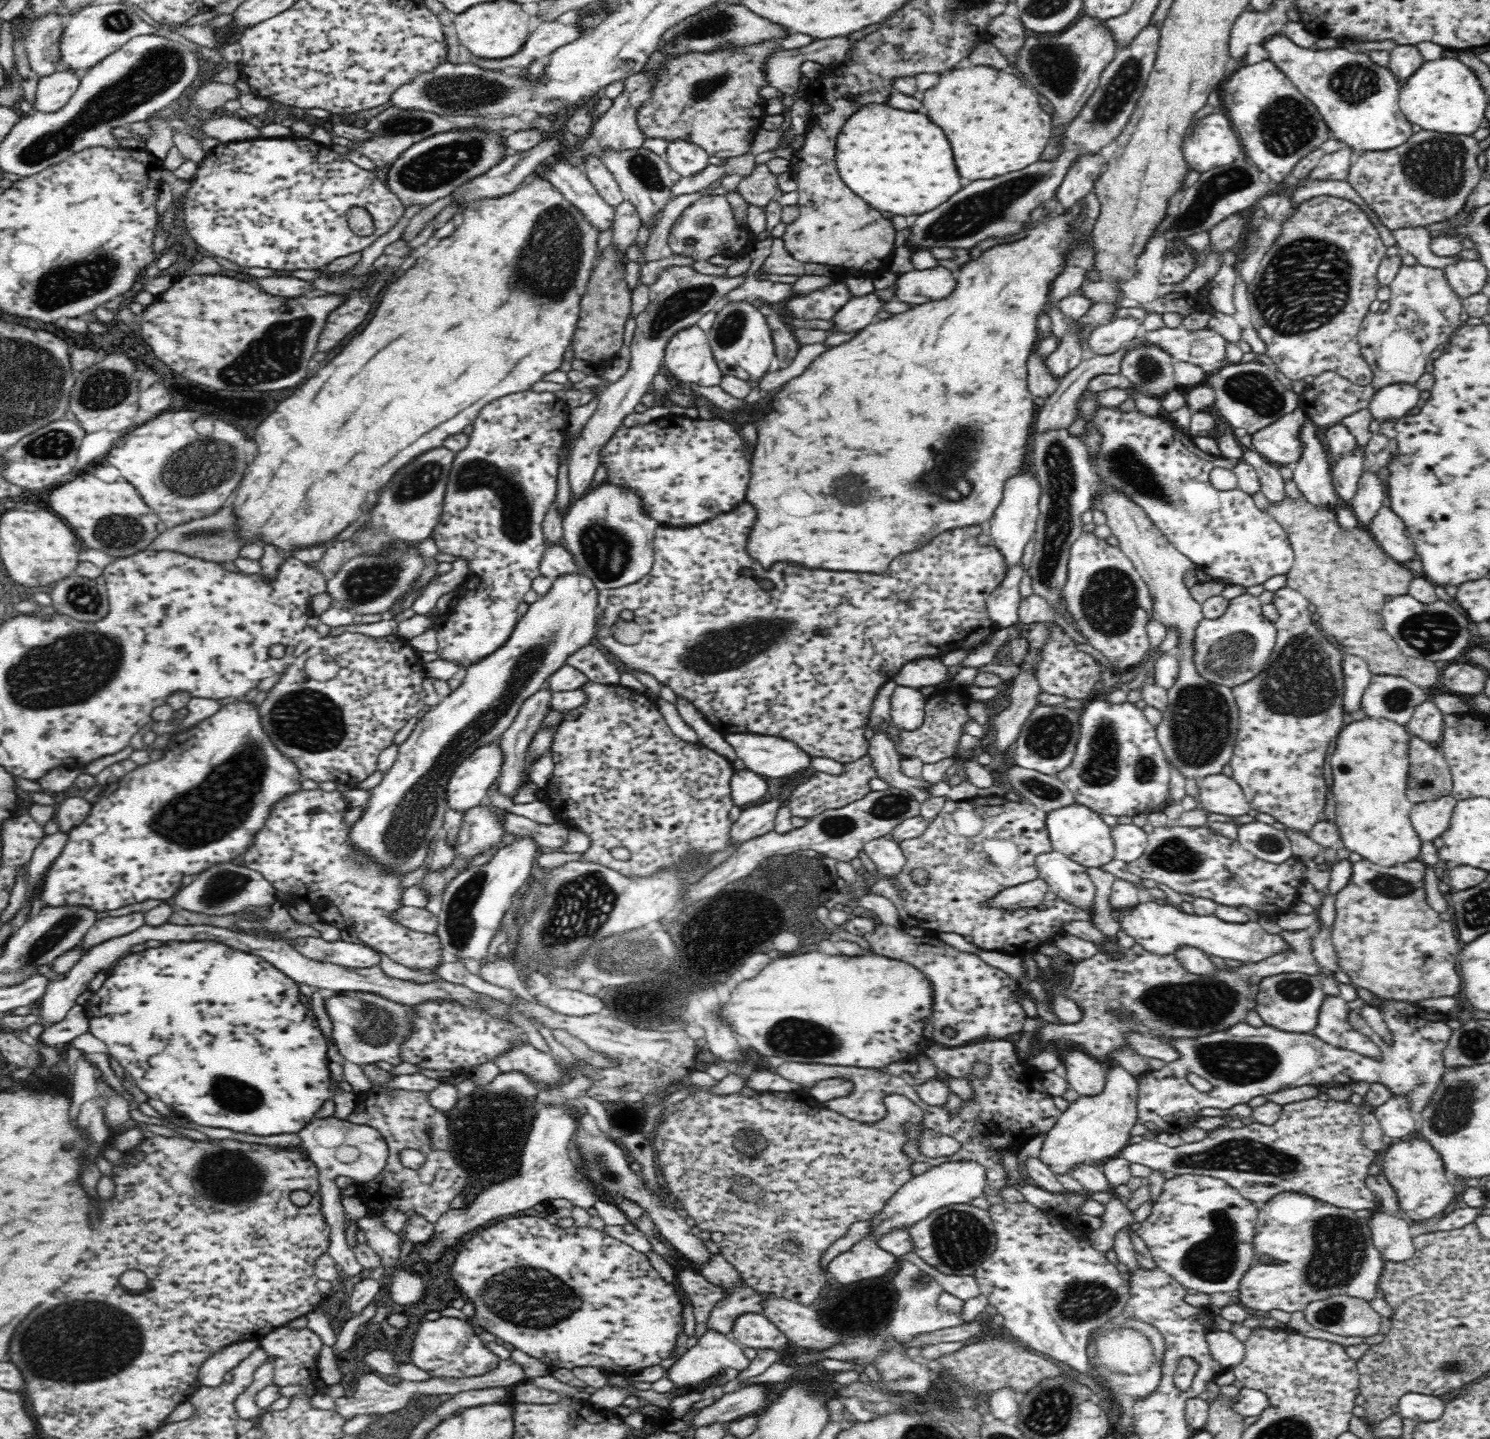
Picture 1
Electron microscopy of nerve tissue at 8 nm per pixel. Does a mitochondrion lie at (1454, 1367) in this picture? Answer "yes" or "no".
yes

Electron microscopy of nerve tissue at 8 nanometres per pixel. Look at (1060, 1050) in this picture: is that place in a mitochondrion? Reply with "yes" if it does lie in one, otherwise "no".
no

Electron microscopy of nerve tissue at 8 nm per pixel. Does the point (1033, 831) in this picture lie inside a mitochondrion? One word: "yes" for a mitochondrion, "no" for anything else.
no

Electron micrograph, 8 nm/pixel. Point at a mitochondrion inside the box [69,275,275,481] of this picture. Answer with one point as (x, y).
(104, 387)

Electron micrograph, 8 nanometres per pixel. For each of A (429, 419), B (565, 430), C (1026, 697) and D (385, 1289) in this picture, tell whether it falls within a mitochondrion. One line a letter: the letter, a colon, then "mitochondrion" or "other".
A: other
B: other
C: mitochondrion
D: other

